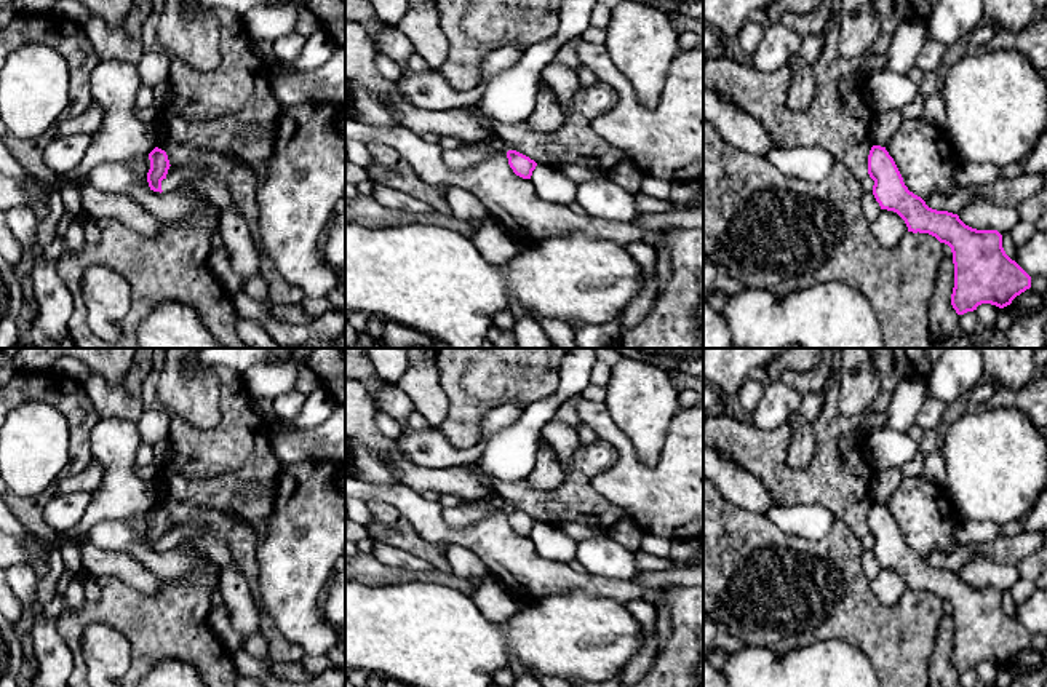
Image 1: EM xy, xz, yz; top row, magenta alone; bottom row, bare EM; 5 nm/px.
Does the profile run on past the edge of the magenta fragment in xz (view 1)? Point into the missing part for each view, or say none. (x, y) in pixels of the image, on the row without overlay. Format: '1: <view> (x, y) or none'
1: none

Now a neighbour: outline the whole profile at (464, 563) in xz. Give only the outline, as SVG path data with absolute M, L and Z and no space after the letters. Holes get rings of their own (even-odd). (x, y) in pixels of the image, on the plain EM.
M449 545L446 556L451 564L451 574L460 578L484 578L489 574L484 562L472 550L465 546Z

